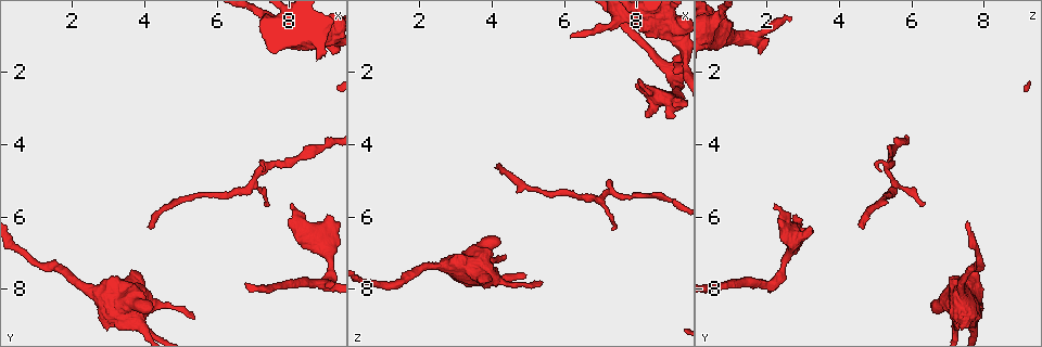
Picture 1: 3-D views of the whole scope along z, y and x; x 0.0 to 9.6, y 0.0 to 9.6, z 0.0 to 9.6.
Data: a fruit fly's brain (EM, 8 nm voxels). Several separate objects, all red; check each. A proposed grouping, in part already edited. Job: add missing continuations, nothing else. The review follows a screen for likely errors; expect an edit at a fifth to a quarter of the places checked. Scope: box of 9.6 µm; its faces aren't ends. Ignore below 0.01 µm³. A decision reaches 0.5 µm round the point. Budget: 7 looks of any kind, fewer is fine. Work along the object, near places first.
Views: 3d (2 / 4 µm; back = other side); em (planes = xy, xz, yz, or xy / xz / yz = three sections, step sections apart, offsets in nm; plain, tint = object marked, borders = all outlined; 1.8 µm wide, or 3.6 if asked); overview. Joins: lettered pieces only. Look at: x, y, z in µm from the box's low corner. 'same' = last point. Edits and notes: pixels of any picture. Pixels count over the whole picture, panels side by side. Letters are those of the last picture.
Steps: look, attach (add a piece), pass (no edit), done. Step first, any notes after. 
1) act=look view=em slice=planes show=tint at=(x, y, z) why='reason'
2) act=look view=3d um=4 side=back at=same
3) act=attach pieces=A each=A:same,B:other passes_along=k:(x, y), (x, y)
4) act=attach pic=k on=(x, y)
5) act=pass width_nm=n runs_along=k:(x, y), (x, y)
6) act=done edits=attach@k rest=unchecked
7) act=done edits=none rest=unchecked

act=look view=3d um=4 at=(8.10, 5.65, 2.25) why='an open end'

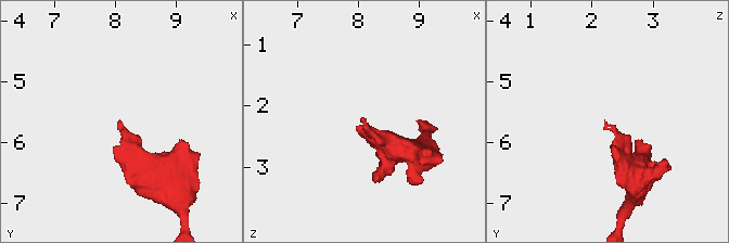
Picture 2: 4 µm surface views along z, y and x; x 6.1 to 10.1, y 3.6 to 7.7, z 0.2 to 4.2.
act=look view=em slice=planes show=borders at=(8.05, 5.65, 2.15)

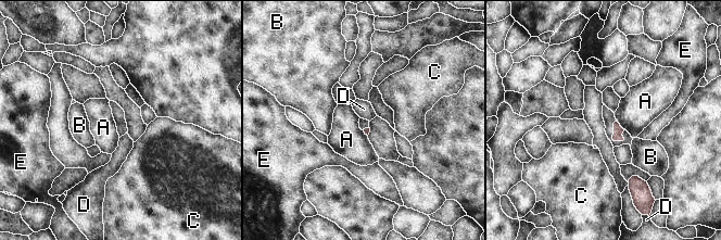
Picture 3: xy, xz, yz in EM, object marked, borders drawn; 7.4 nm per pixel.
act=pass each=A:other,B:other,C:other,D:other,E:other border=3:(617, 122), (623, 129) found='no lettered piece goes on from it'

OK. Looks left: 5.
act=look view=em slice=planes show=tint at=(4.20, 8.55, 6.55) why='branch stops here'

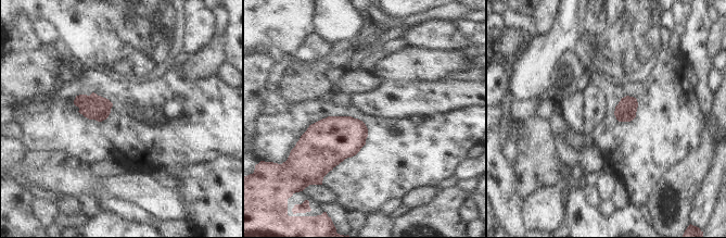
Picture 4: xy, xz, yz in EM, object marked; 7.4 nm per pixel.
act=look view=em slice=planes show=borders at=same why='see the neighbours'

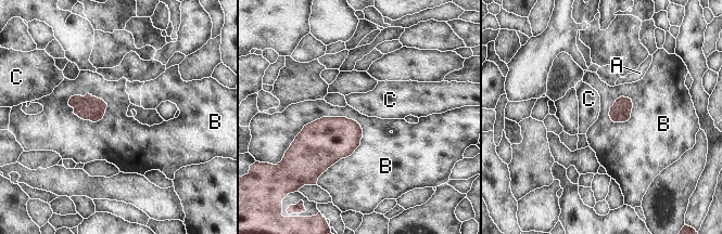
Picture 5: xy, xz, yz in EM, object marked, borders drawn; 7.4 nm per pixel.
act=pass each=A:other,B:other,C:other border=5:(356, 120), (360, 144), (317, 180) found='none of them fits'

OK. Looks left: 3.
act=look view=em slice=planes show=borders at=(7.35, 5.75, 6.35) why='tapers out'

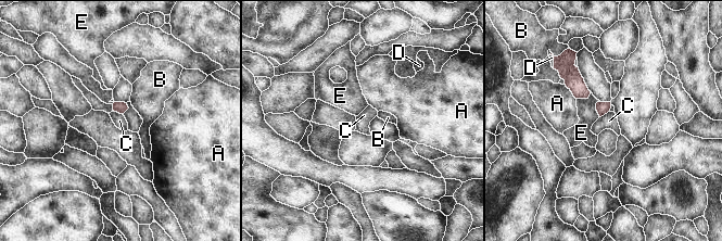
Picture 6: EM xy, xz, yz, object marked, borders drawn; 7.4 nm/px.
act=pass each=A:other,B:other,C:other,D:other,E:other border=6:(609, 110), (599, 117) found='no lettered piece goes on from it'

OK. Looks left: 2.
act=done edits=none rest=unchecked

